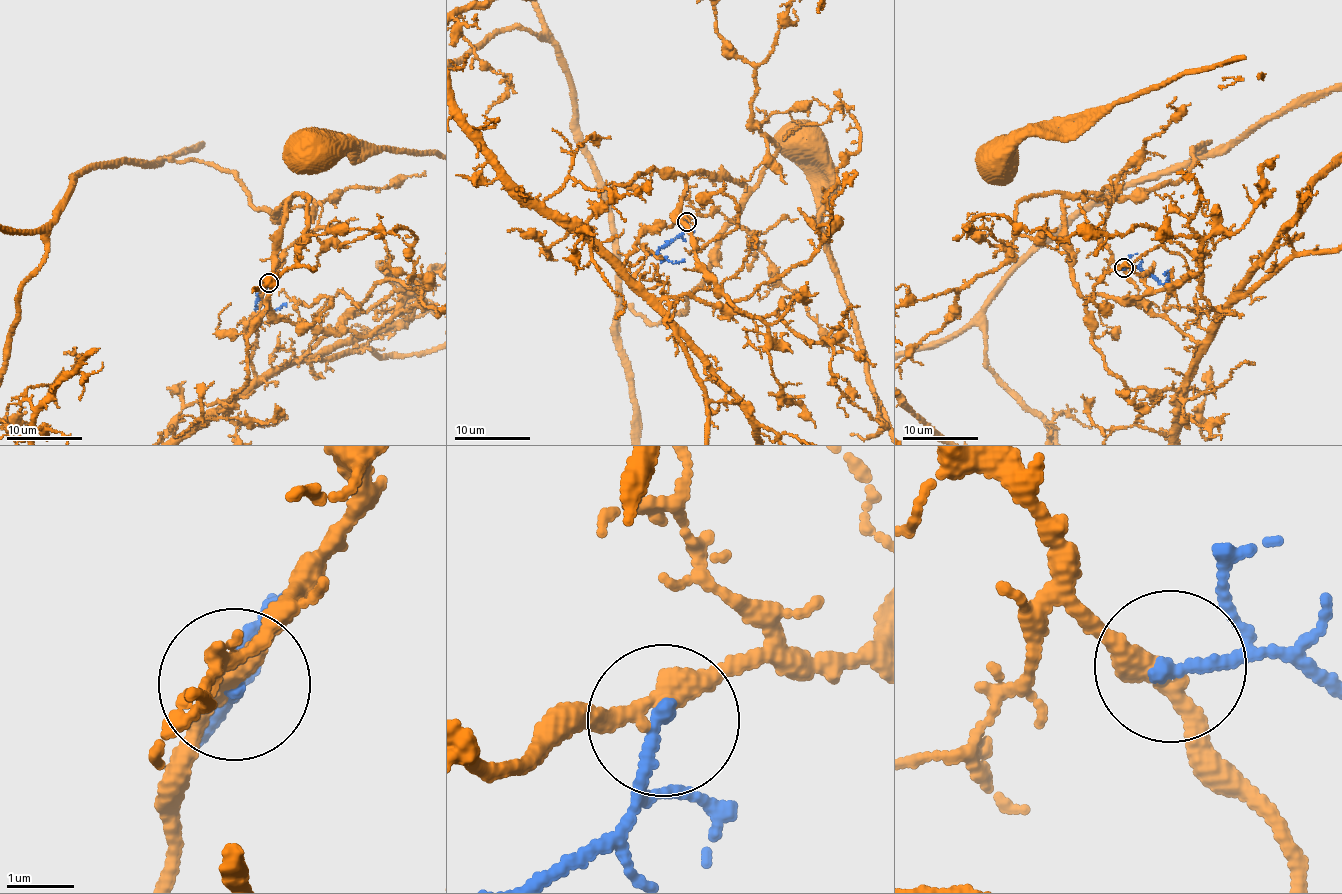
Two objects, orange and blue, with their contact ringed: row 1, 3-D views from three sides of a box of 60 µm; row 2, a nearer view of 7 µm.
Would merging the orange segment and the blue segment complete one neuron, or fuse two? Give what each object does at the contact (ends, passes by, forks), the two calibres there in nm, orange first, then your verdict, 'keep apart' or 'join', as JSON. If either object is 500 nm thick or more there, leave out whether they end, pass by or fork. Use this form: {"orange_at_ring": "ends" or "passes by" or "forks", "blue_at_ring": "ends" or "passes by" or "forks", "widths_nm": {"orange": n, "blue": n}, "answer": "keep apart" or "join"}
{"orange_at_ring": "passes by", "blue_at_ring": "ends", "widths_nm": {"orange": 280, "blue": 220}, "answer": "keep apart"}

